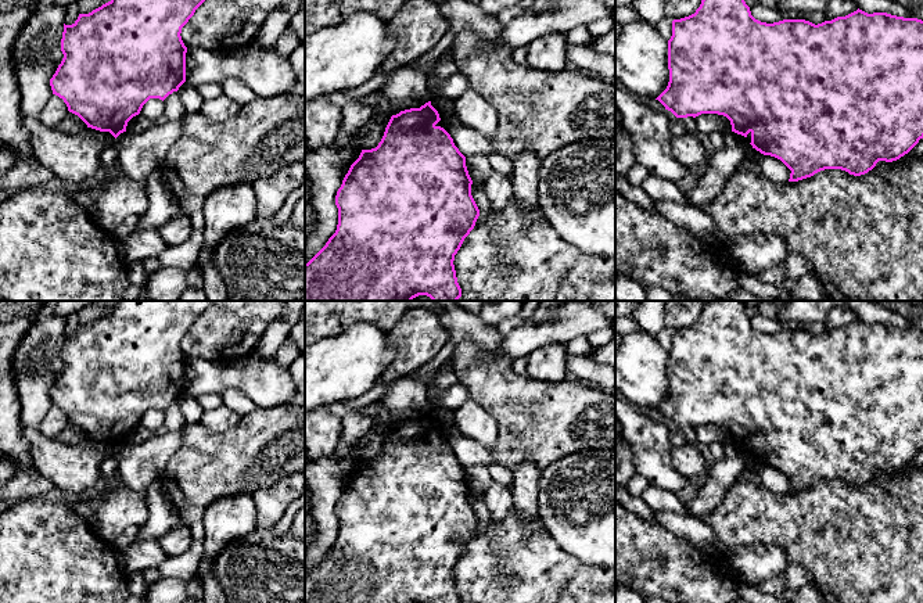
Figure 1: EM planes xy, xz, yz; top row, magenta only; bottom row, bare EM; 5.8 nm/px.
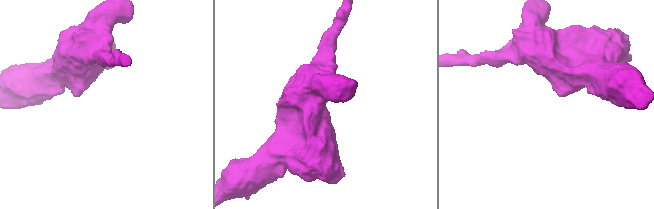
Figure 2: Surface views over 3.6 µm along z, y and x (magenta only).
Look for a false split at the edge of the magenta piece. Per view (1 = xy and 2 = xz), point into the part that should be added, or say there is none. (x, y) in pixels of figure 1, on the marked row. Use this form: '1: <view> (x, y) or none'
1: none
2: none

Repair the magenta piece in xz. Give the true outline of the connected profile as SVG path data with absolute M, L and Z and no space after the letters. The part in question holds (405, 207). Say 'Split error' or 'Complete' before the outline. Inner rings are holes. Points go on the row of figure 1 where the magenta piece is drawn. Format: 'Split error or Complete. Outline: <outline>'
Complete. Outline: M431 101L401 111L391 116L378 146L362 150L335 195L337 230L305 263L305 301L412 301L419 295L457 301L462 297L453 261L474 229L480 209L471 195L466 157L450 134L437 125L439 121Z

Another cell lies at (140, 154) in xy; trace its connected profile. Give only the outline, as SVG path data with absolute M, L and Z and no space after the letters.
M182 121L154 122L141 133L121 133L116 137L118 171L144 186L148 175L161 168L168 150L180 136Z

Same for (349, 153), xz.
M334 143L335 150L341 157L342 177L348 173L351 165L359 158L362 148L355 143Z

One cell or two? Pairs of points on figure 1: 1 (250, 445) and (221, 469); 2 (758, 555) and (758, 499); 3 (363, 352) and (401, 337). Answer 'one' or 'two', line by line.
1: one
2: two
3: two

